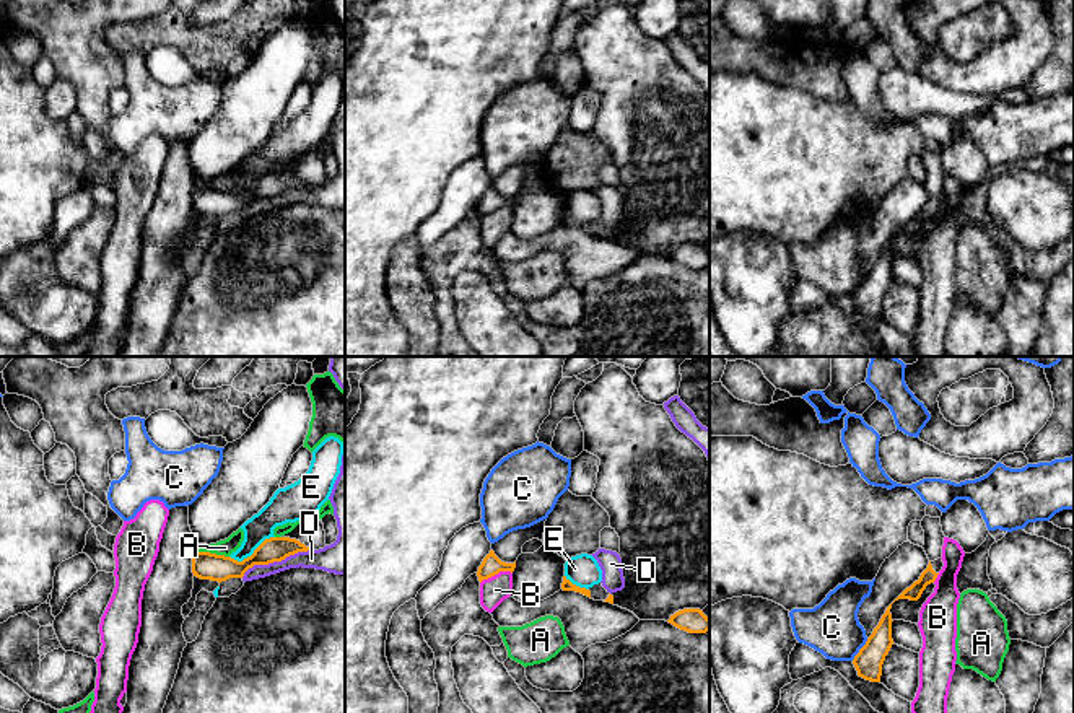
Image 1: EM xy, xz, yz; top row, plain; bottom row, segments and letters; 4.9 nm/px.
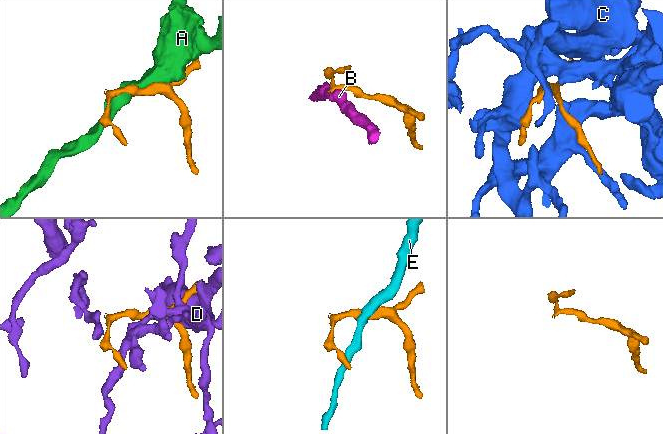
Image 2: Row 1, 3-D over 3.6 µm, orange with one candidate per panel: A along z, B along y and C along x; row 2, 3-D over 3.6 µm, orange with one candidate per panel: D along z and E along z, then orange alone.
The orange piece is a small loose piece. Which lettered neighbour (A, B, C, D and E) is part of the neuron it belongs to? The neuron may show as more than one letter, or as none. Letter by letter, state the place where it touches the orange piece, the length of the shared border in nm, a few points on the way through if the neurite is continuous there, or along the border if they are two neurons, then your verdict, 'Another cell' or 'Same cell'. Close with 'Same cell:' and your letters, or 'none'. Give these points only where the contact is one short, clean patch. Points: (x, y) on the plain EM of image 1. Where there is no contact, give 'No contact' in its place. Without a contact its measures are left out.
A: Touches orange at xy (212, 189). Shared border 180 nm. Another cell
B: Touches orange at xz (495, 209). Shared border 170 nm. Boundary: xz (511, 207), (498, 207), (480, 218). Another cell
C: Touches orange at yz (860, 285). Shared border 140 nm. Another cell
D: Touches orange at xy (275, 196). Shared border 380 nm. Another cell
E: Touches orange at xy (253, 189). Shared border 240 nm. Boundary: xy (274, 171), (267, 173), (241, 196), (230, 192). Another cell
Same cell: none

